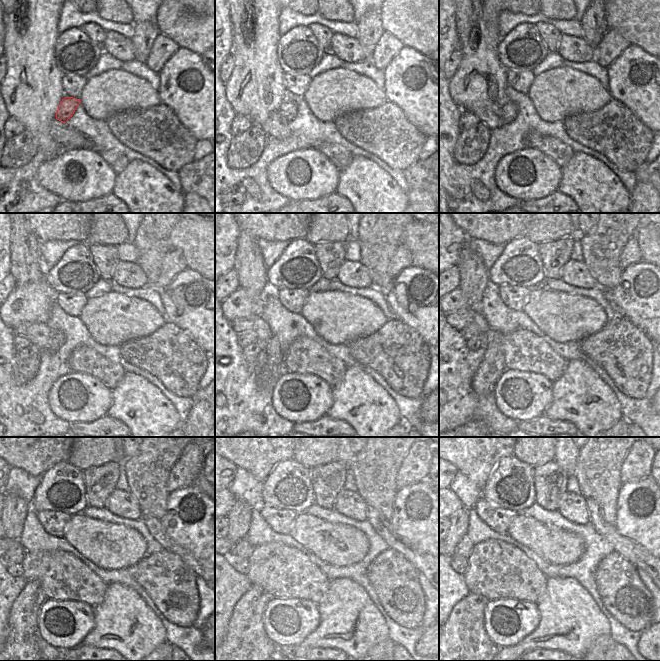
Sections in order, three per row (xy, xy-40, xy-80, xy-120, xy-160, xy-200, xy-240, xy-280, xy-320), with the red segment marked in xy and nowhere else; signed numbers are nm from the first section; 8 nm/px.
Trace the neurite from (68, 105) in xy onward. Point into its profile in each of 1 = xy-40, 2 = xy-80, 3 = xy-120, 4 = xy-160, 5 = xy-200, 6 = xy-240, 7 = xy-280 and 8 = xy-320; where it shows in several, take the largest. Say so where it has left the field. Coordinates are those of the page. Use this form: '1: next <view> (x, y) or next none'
1: next xy-40 (288, 109)
2: next xy-80 (509, 110)
3: next xy-120 (57, 338)
4: next xy-160 (269, 364)
5: next xy-200 (491, 367)
6: next xy-240 (23, 621)
7: next xy-280 (245, 640)
8: next xy-320 (463, 640)

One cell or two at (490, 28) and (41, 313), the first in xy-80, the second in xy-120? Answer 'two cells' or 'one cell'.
one cell

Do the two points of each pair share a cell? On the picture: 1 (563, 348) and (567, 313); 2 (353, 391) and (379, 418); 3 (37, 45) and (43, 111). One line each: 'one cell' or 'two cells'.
1: two cells
2: one cell
3: one cell

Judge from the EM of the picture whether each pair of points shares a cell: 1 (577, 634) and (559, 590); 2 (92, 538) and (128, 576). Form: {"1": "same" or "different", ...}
{"1": "same", "2": "different"}

